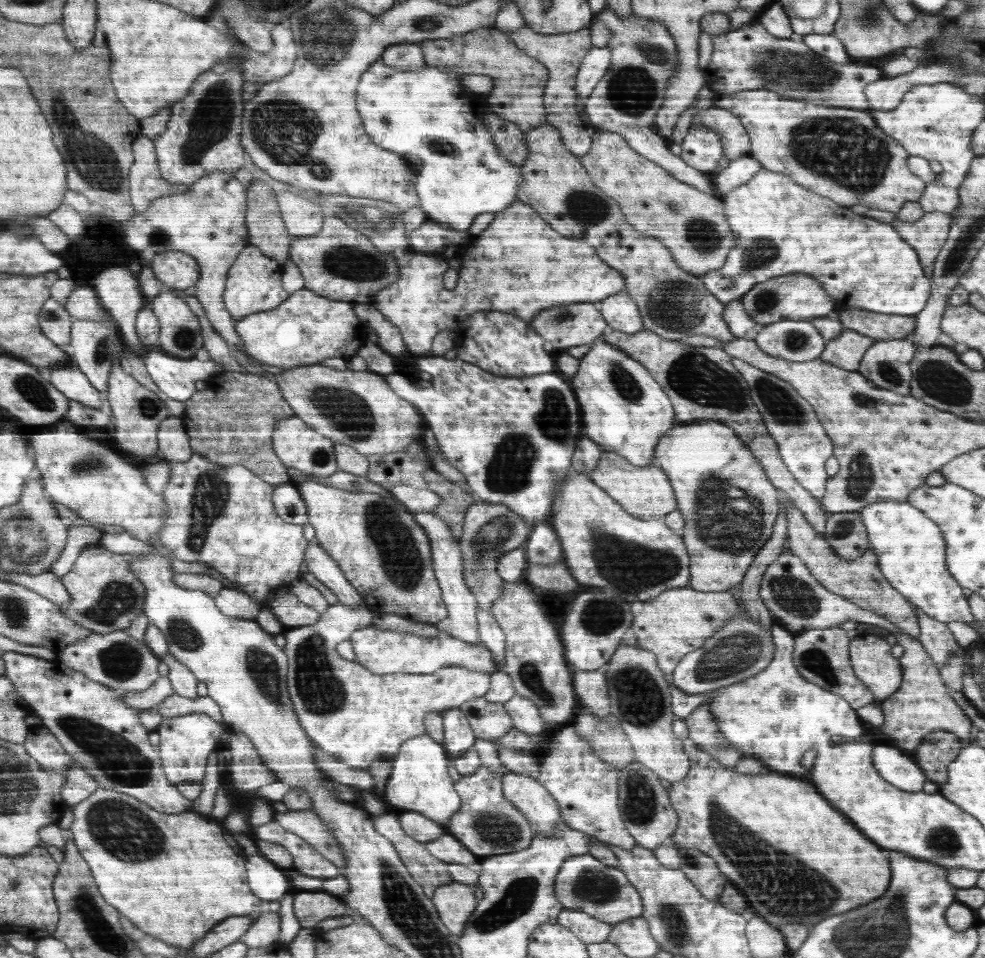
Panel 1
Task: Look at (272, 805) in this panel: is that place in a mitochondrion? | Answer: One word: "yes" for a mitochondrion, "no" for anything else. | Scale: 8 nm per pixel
no

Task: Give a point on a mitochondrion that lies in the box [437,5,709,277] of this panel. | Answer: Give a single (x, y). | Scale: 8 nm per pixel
(631, 90)

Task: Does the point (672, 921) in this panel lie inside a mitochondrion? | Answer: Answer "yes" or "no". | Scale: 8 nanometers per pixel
yes

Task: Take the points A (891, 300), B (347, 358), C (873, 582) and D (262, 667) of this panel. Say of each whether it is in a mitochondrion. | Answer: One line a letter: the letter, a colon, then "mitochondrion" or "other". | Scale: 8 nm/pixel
A: other
B: other
C: other
D: mitochondrion

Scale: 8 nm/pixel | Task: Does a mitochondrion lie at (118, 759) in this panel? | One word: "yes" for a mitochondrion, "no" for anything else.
yes

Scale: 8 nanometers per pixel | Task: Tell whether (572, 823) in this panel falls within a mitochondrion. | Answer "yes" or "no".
no

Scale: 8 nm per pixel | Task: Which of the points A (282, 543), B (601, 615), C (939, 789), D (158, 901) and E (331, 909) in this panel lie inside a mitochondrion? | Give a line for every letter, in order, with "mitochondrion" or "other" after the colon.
A: other
B: mitochondrion
C: other
D: other
E: other

